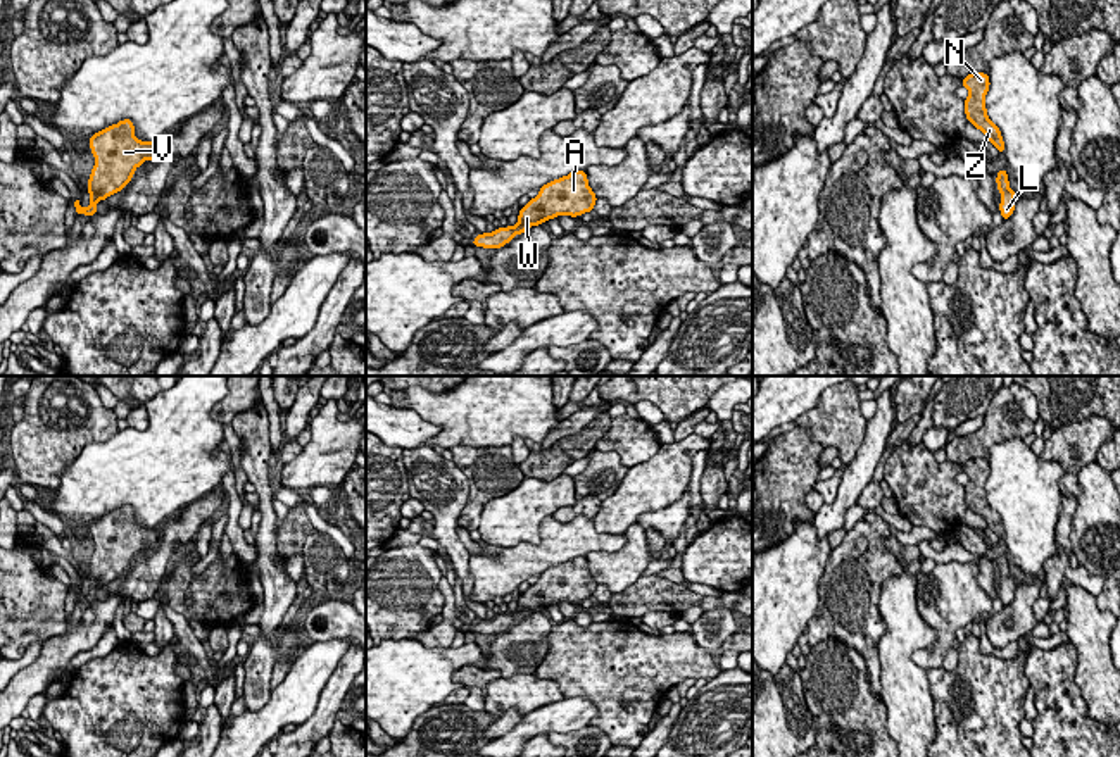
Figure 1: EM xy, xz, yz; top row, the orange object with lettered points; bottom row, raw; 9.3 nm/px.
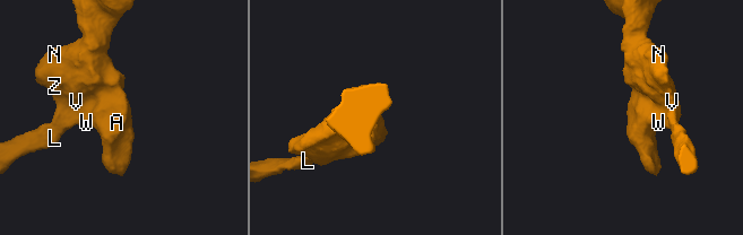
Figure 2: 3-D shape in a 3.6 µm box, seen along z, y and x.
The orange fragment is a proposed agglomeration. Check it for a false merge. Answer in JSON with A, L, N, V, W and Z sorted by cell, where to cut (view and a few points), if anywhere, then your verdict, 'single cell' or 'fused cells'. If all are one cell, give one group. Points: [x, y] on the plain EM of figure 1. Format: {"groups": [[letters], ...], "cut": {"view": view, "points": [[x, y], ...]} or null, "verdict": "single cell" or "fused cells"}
{"groups": [["A", "L", "N", "V", "W", "Z"]], "cut": null, "verdict": "single cell"}

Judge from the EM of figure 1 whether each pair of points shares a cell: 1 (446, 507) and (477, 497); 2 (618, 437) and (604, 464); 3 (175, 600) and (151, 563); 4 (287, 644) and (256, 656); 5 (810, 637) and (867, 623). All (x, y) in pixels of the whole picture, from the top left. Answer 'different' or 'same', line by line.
1: different
2: different
3: different
4: different
5: same

